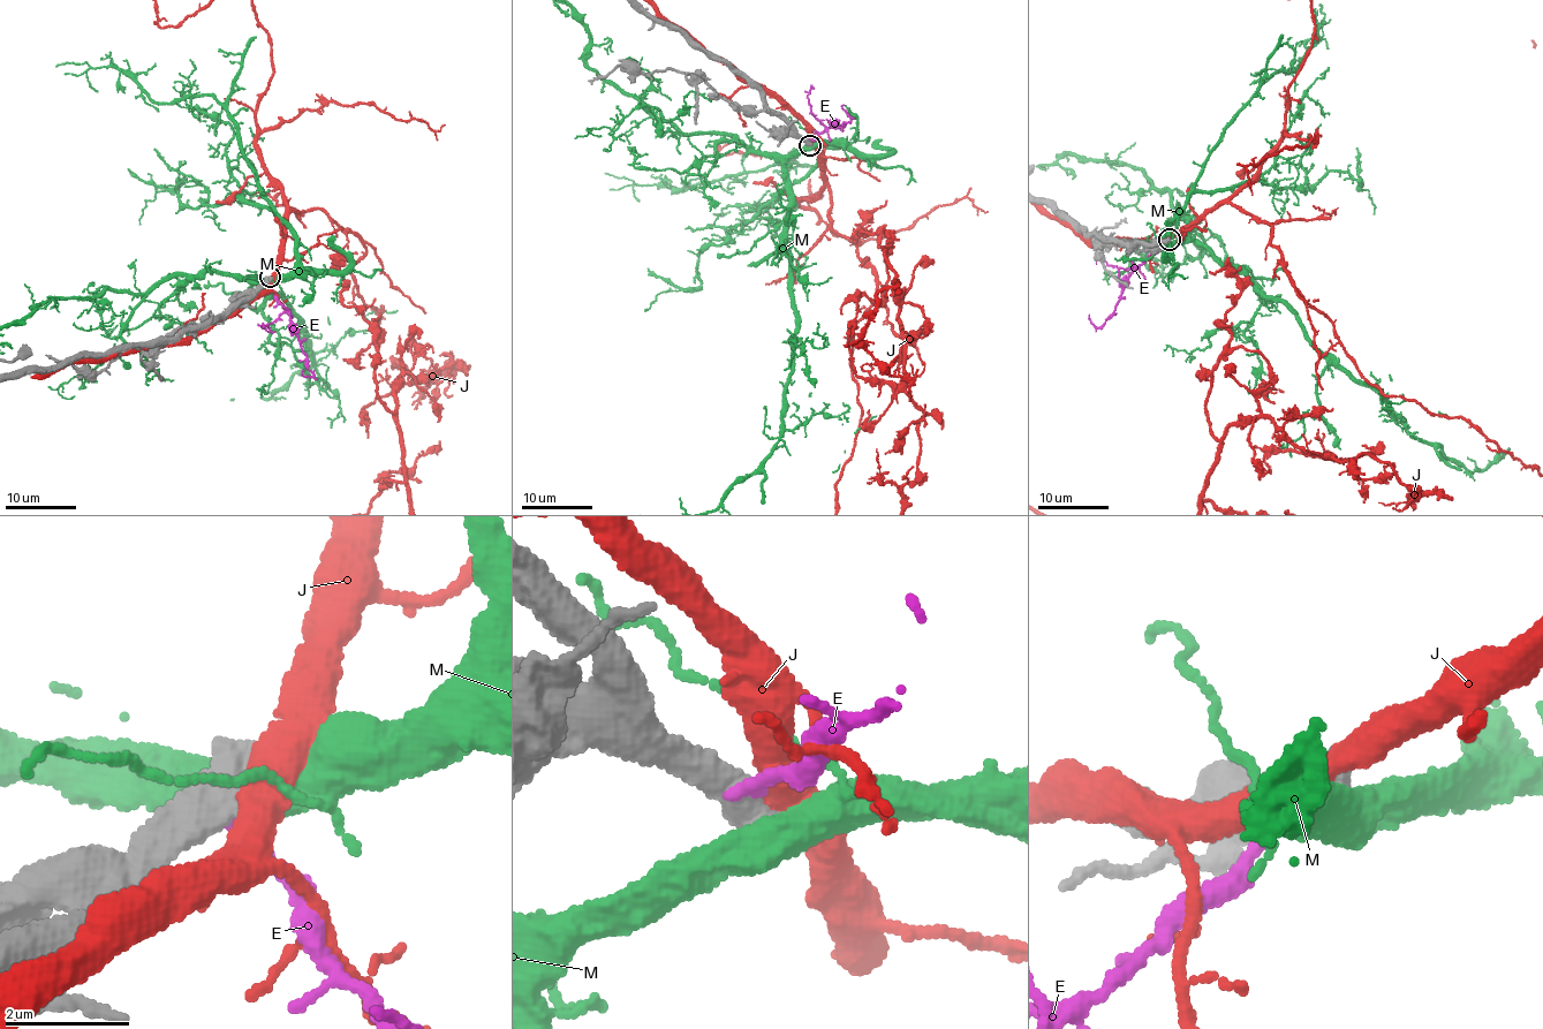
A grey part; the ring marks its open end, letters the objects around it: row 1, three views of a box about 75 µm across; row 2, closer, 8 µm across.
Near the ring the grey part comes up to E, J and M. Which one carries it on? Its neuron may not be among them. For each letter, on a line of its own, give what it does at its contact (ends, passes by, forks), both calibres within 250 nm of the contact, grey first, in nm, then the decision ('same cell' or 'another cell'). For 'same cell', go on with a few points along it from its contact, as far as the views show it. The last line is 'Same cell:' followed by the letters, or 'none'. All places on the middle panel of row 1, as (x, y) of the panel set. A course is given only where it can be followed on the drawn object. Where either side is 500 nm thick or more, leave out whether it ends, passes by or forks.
E: 500 nm thick on the grey side, 220 nm on the other; another cell
J: 600 nm thick on the grey side, 480 nm on the other; another cell
M: 600 nm thick on the grey side, 550 nm on the other; another cell
Same cell: none

